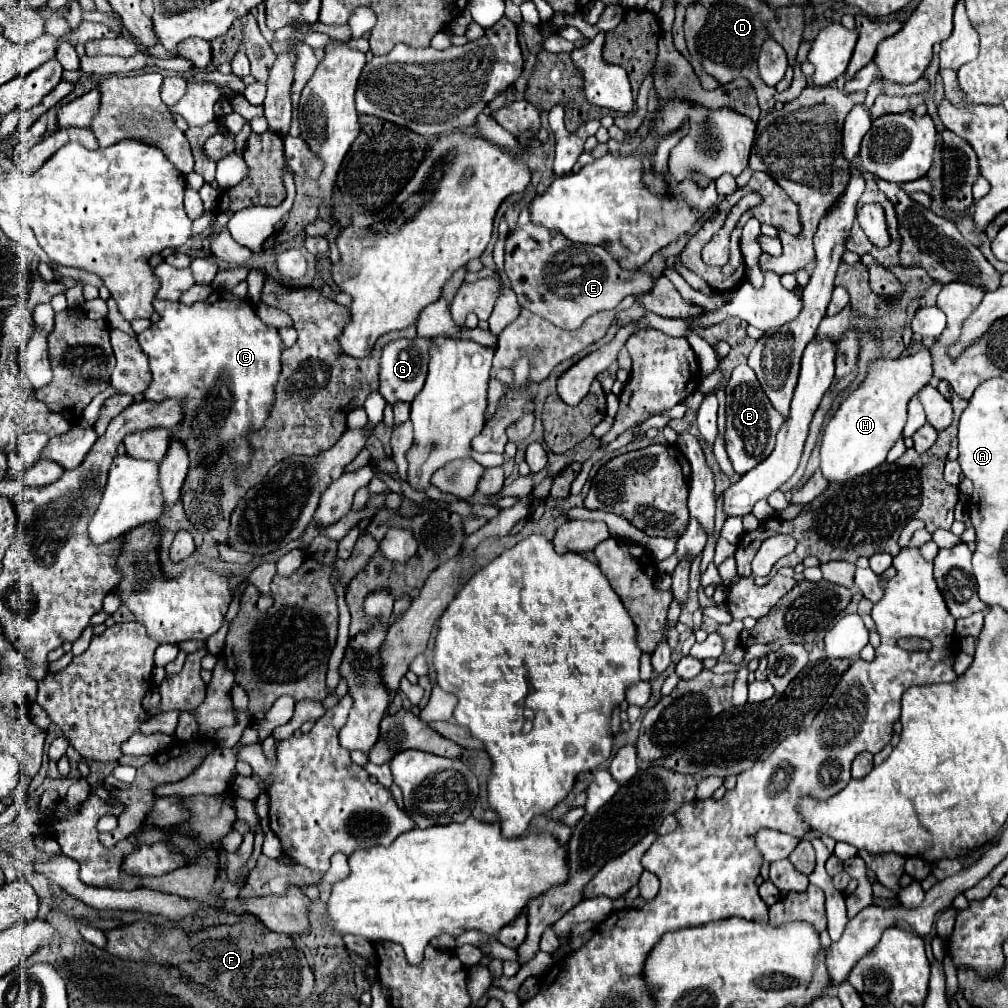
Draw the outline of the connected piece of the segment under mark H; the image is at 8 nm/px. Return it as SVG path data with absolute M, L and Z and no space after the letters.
M925 348L901 358L875 358L865 380L839 404L823 432L821 470L827 480L845 482L883 464L887 452L901 438L909 400L933 378L933 358Z

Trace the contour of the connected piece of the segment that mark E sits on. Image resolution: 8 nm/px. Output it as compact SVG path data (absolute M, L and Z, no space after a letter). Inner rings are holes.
M527 226L517 228L509 238L505 246L505 274L509 276L513 290L519 298L521 308L531 310L533 314L553 322L559 328L575 330L583 324L585 318L591 314L613 310L625 296L637 296L647 294L653 290L653 278L643 270L625 270L619 266L619 262L601 246L589 246L589 244L577 244L563 236L551 236L549 230L543 230L543 226Z

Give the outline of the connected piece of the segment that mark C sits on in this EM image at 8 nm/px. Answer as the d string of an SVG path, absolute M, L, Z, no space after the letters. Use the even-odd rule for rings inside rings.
M219 292L209 294L205 300L195 302L195 322L191 306L181 302L155 300L155 312L161 316L157 324L151 324L145 332L137 336L143 352L149 356L149 366L153 374L151 386L145 390L147 400L163 402L165 398L179 398L185 408L183 424L173 430L173 436L179 438L189 452L191 462L203 462L203 458L215 458L223 446L235 442L235 460L241 466L247 466L251 450L243 438L247 432L259 428L267 420L267 410L275 396L275 382L281 372L281 338L275 328L269 328L259 320L253 306L247 300L237 298L227 292L223 298Z

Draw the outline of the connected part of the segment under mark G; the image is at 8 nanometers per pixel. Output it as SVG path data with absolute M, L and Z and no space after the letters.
M401 338L395 342L389 342L383 348L381 356L381 386L379 394L385 398L387 404L395 406L397 402L413 402L415 396L421 392L427 376L427 362L429 362L429 340L427 338Z

